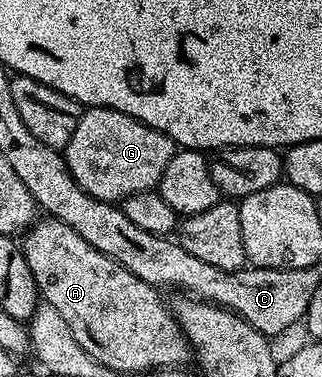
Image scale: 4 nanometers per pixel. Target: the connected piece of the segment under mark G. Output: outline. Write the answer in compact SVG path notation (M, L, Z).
M91 106L82 109L79 124L67 140L65 163L79 188L100 202L120 203L132 194L152 191L179 147L163 132L118 110Z

